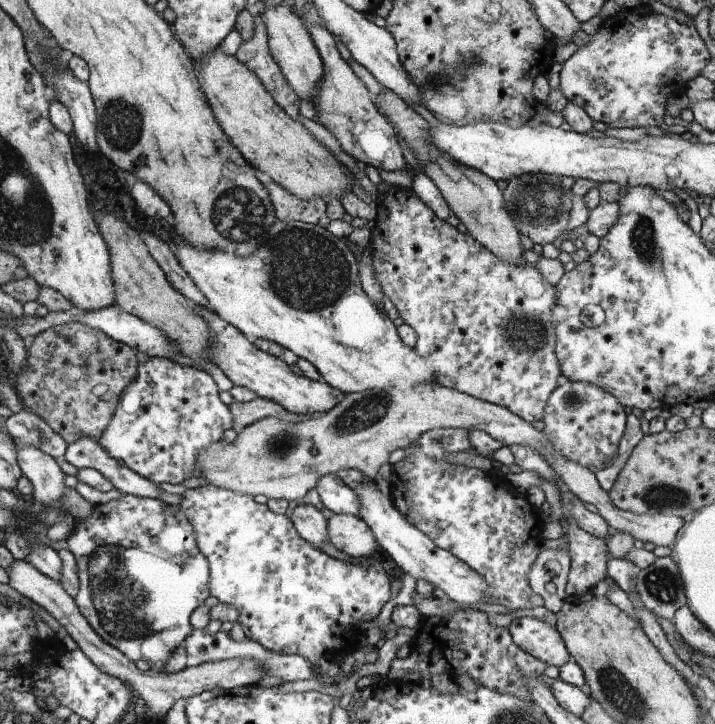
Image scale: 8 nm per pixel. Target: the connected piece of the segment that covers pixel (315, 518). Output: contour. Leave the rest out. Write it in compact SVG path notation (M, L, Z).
M300 503L292 510L290 519L299 535L317 549L321 550L322 544L328 542L327 519L314 505Z

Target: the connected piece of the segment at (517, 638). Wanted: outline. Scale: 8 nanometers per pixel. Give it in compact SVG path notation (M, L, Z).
M521 617L512 619L508 628L512 640L524 652L531 653L547 665L560 668L572 659L559 629L546 621L536 617Z

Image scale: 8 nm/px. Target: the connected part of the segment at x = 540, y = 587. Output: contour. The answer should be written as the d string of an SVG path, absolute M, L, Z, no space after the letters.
M544 550L532 563L527 574L530 588L542 596L544 606L550 612L557 613L566 600L565 586L571 567L571 558L568 550Z

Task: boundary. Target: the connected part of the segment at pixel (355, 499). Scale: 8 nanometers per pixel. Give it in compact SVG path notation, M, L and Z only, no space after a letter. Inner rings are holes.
M337 474L323 476L316 485L316 490L324 506L334 514L359 516L361 505L359 493L350 488Z

